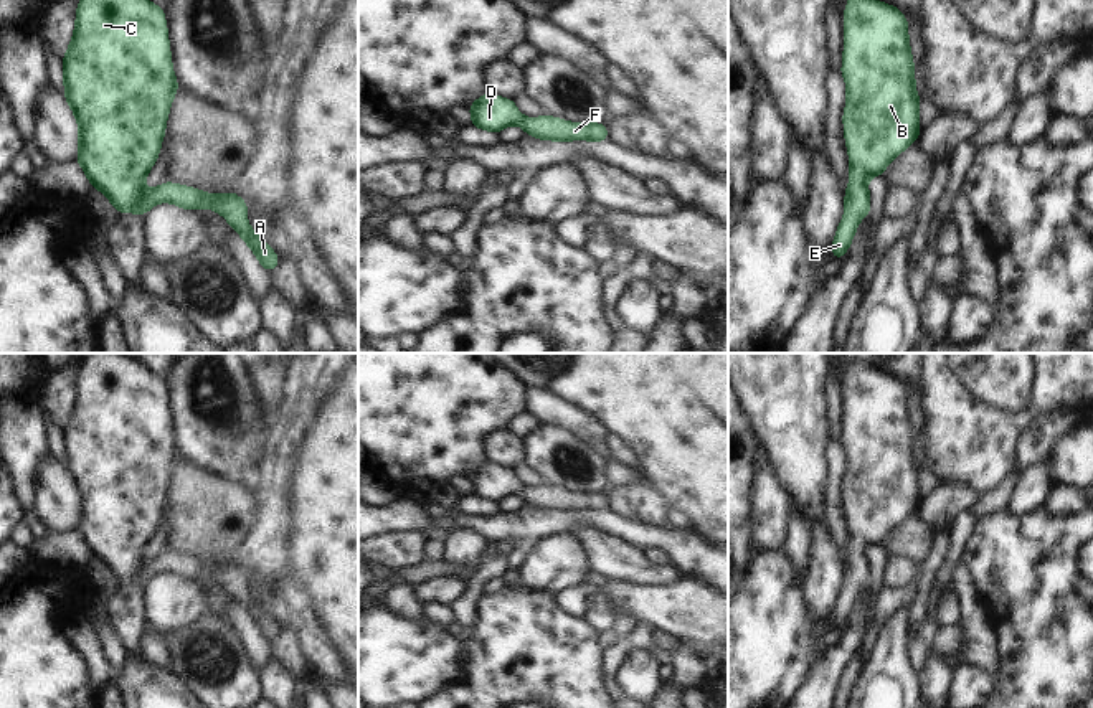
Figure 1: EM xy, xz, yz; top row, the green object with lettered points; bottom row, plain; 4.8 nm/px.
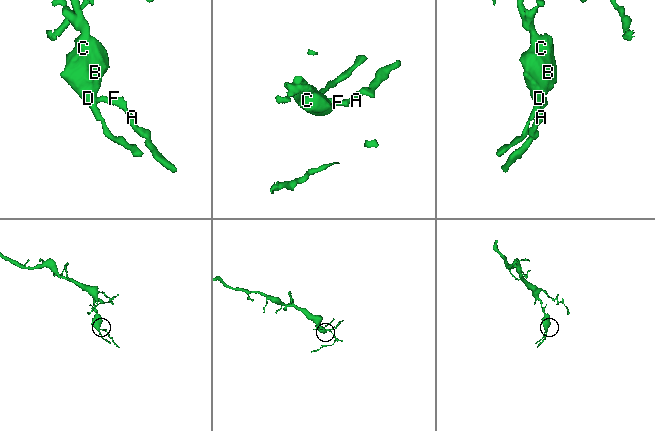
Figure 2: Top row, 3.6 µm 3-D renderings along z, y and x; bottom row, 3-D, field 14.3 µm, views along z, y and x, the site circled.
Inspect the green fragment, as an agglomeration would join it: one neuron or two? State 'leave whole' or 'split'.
leave whole

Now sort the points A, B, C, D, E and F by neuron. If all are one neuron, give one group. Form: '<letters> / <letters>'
A B C D E F

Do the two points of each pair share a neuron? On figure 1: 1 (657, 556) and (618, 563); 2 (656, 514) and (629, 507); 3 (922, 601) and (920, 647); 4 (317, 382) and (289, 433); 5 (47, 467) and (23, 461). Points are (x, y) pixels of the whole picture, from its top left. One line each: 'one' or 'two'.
1: two
2: one
3: two
4: one
5: two

